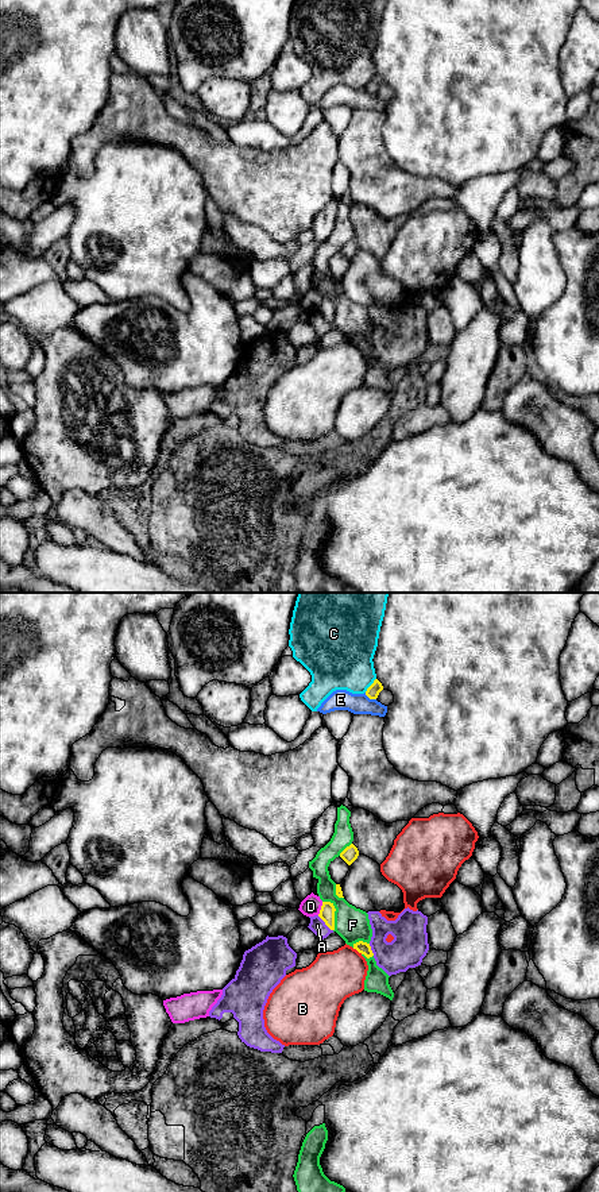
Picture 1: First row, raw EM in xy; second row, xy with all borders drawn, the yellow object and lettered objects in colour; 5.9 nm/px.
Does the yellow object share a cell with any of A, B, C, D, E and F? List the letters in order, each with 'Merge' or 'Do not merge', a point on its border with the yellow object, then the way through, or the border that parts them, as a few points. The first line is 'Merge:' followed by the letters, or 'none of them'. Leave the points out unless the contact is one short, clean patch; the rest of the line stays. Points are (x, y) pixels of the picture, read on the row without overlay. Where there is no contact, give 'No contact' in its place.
Merge: none of them
A: Do not merge. Touches yellow at xy (325, 319)
B: Do not merge. Touches yellow at xy (358, 346)
C: Do not merge. Touches yellow at xy (371, 80)
D: Do not merge. Touches yellow at xy (321, 304). Boundary: xy (323, 297), (317, 309)
E: Do not merge. Touches yellow at xy (370, 93)
F: Do not merge. Touches yellow at xy (333, 308)

